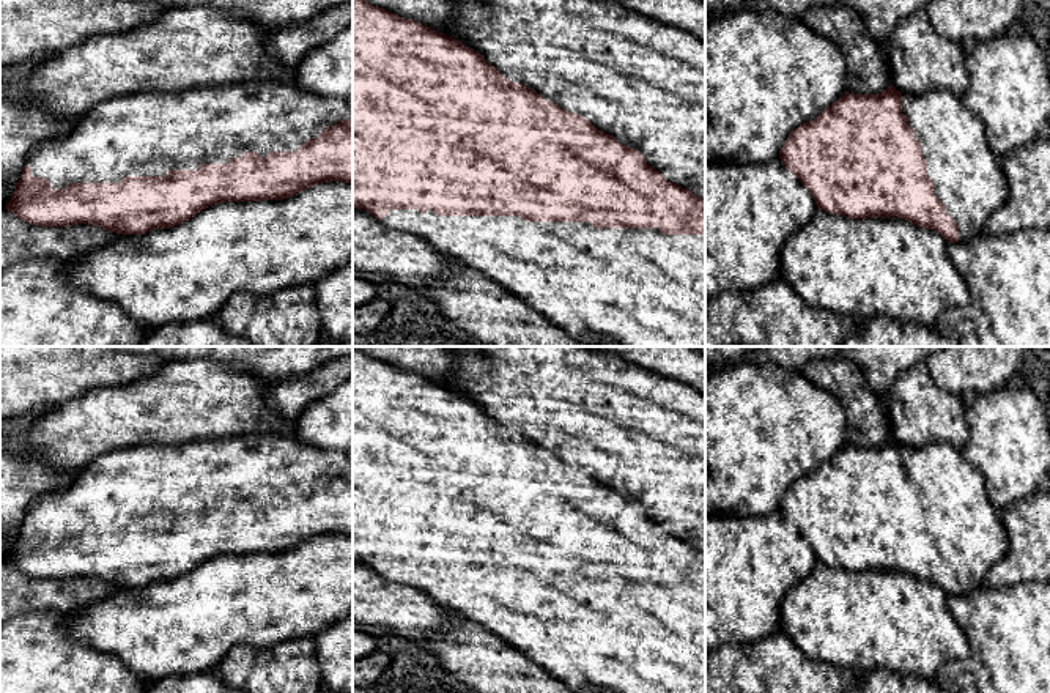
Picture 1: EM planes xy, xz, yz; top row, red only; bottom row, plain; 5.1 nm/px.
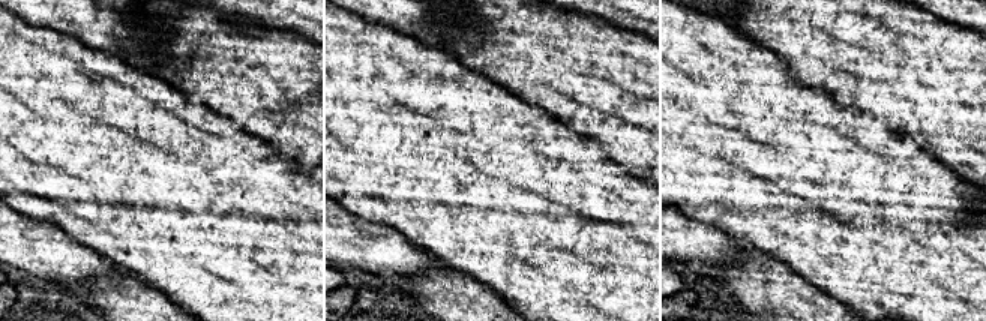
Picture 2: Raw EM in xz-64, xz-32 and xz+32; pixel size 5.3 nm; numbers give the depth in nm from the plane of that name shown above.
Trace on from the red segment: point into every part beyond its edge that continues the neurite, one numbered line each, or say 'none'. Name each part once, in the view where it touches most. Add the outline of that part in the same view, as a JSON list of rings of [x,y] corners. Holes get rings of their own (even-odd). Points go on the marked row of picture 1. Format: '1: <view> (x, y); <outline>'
1: xy (145, 134); [[[247,80],[183,91],[145,91],[96,104],[79,117],[68,135],[35,146],[25,165],[36,178],[47,178],[52,189],[68,183],[121,183],[124,176],[165,176],[168,170],[197,170],[200,164],[228,164],[244,151],[266,158],[269,151],[298,151],[326,126],[353,120],[353,99],[320,96],[294,83]]]

